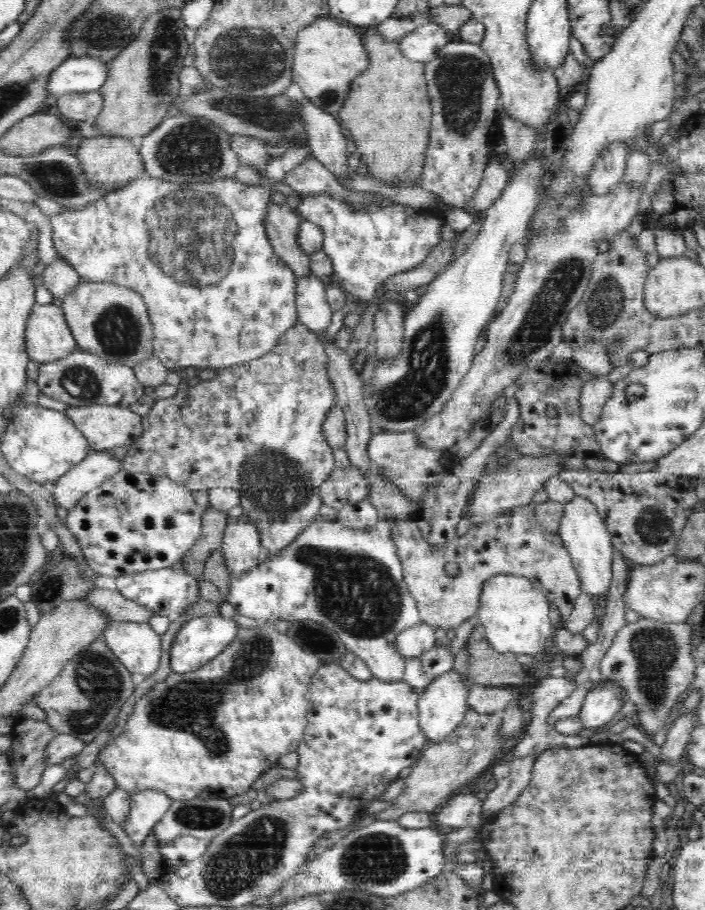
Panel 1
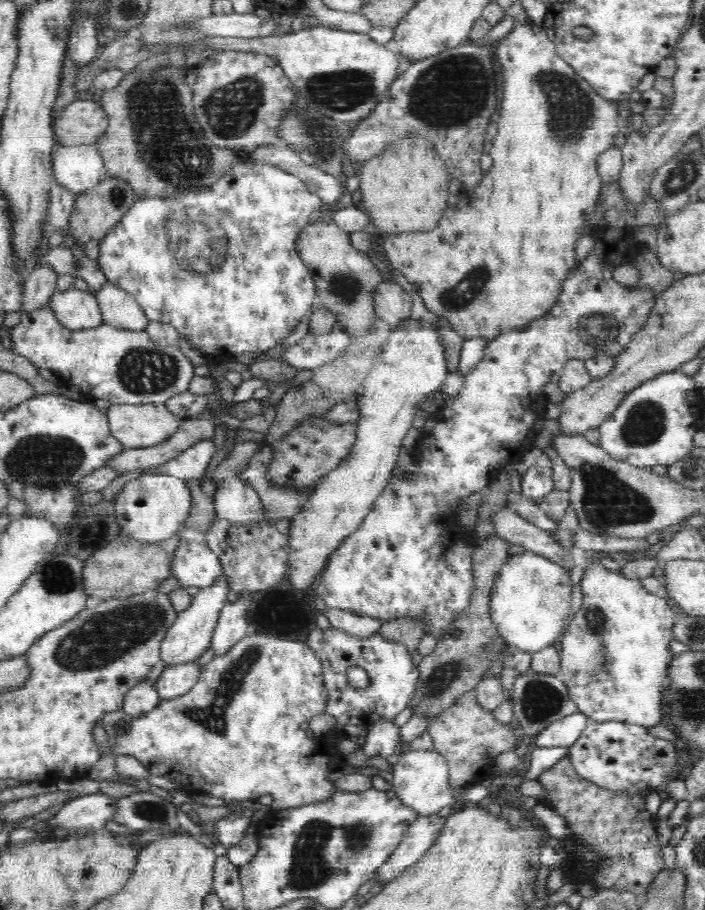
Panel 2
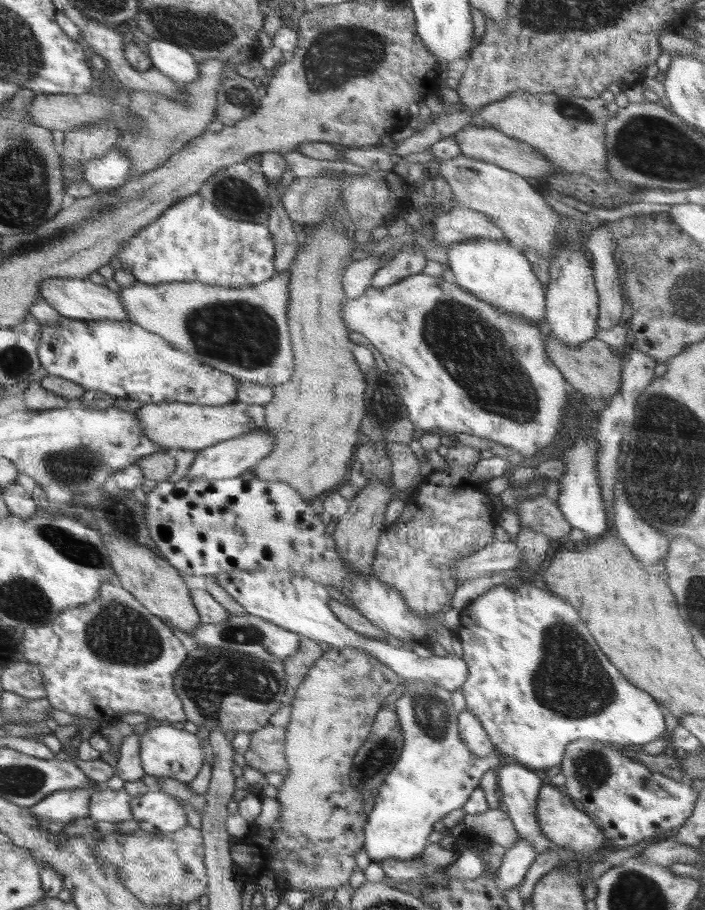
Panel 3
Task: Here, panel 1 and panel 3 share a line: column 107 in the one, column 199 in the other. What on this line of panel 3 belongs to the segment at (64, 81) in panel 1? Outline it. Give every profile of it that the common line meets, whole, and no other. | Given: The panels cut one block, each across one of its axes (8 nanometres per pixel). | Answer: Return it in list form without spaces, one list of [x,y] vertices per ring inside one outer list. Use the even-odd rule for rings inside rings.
[[[150,40],[151,64],[179,84],[194,83],[199,78],[199,63],[175,43]]]

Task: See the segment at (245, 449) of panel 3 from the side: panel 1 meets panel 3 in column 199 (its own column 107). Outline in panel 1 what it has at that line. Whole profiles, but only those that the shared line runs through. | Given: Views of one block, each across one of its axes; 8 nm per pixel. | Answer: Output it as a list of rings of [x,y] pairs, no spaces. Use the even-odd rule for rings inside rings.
[[[94,451],[62,475],[53,487],[55,503],[67,511],[90,490],[100,486],[122,469],[122,460],[114,458],[112,451]]]

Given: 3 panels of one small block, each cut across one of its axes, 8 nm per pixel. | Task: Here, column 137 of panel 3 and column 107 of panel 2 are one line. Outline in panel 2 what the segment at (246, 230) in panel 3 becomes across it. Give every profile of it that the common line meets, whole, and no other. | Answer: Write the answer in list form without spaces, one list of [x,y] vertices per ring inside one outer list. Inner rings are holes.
[[[246,160],[224,174],[212,188],[200,190],[194,196],[190,192],[180,198],[178,196],[168,198],[138,197],[134,206],[126,211],[121,221],[112,230],[109,230],[109,233],[100,241],[97,258],[98,268],[102,269],[108,282],[123,288],[136,297],[136,302],[144,310],[149,322],[172,324],[175,329],[179,330],[180,336],[183,335],[189,343],[201,350],[207,361],[214,360],[226,363],[240,360],[239,356],[246,352],[252,352],[260,359],[263,358],[264,352],[269,354],[281,340],[283,342],[283,339],[288,337],[302,318],[311,312],[311,308],[317,305],[315,279],[309,271],[309,267],[298,255],[297,240],[298,234],[301,234],[309,224],[310,214],[314,210],[320,210],[323,205],[324,202],[319,195],[314,194],[296,175],[289,174],[288,171],[281,170],[278,166],[273,166],[272,163]]]

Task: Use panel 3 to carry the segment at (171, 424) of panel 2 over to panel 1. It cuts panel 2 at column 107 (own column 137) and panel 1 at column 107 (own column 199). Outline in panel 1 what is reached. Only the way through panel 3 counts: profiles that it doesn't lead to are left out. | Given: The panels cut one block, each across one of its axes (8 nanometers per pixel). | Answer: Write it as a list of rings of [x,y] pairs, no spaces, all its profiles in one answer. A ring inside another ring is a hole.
[[[69,405],[65,413],[86,437],[94,451],[110,451],[116,446],[131,445],[142,434],[142,415],[134,413],[126,405]]]

